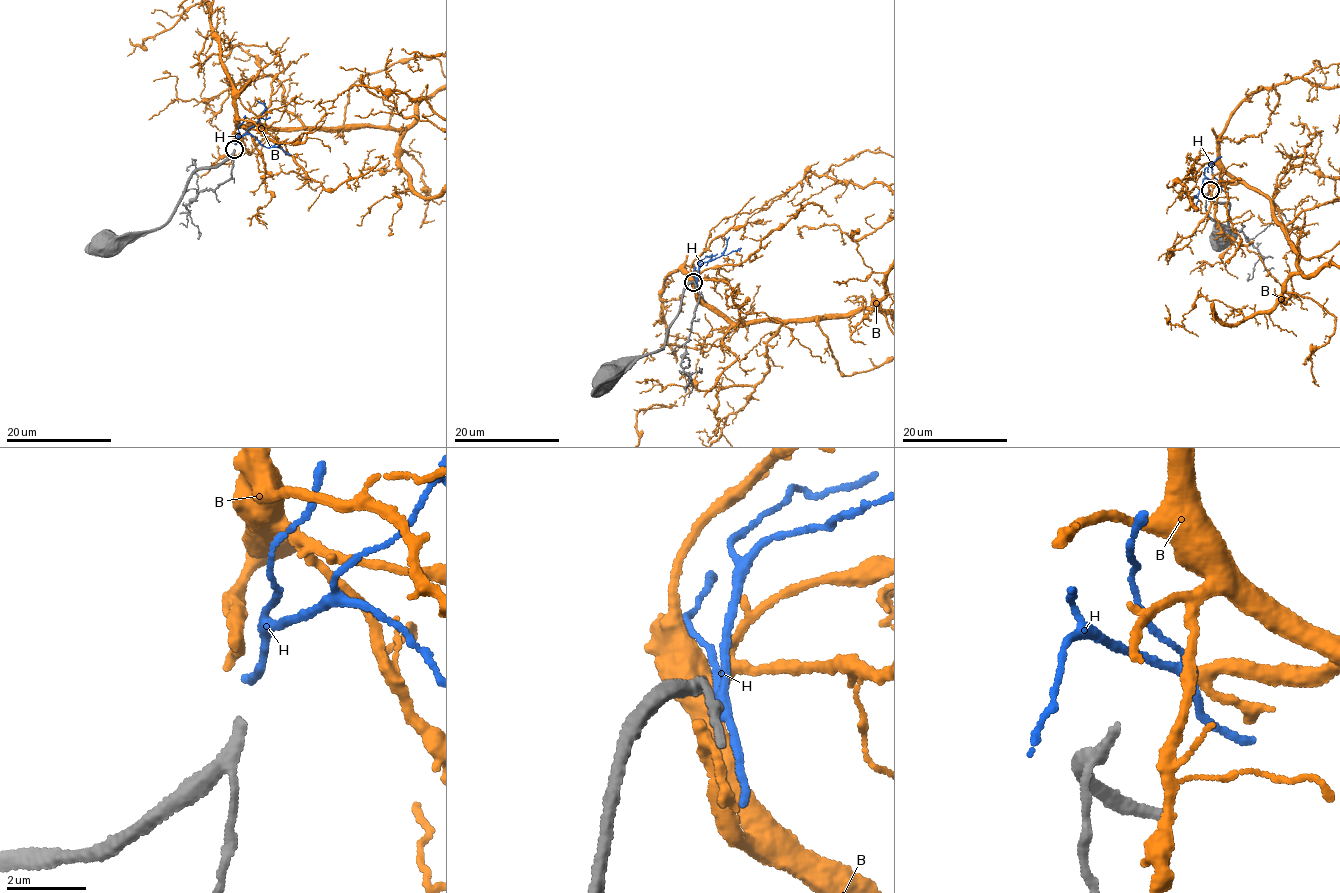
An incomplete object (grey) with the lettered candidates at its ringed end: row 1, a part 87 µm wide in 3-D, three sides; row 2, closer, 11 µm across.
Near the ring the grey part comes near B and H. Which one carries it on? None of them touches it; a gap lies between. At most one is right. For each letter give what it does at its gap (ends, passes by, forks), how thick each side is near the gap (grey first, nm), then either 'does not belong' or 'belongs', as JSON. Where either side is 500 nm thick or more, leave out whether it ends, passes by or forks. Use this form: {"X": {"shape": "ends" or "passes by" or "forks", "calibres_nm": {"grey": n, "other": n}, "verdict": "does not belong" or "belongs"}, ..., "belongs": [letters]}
{"B": {"shape": "passes by", "calibres_nm": {"grey": 260, "other": 260}, "verdict": "belongs"}, "H": {"shape": "passes by", "calibres_nm": {"grey": 260, "other": 180}, "verdict": "does not belong"}, "belongs": ["B"]}

